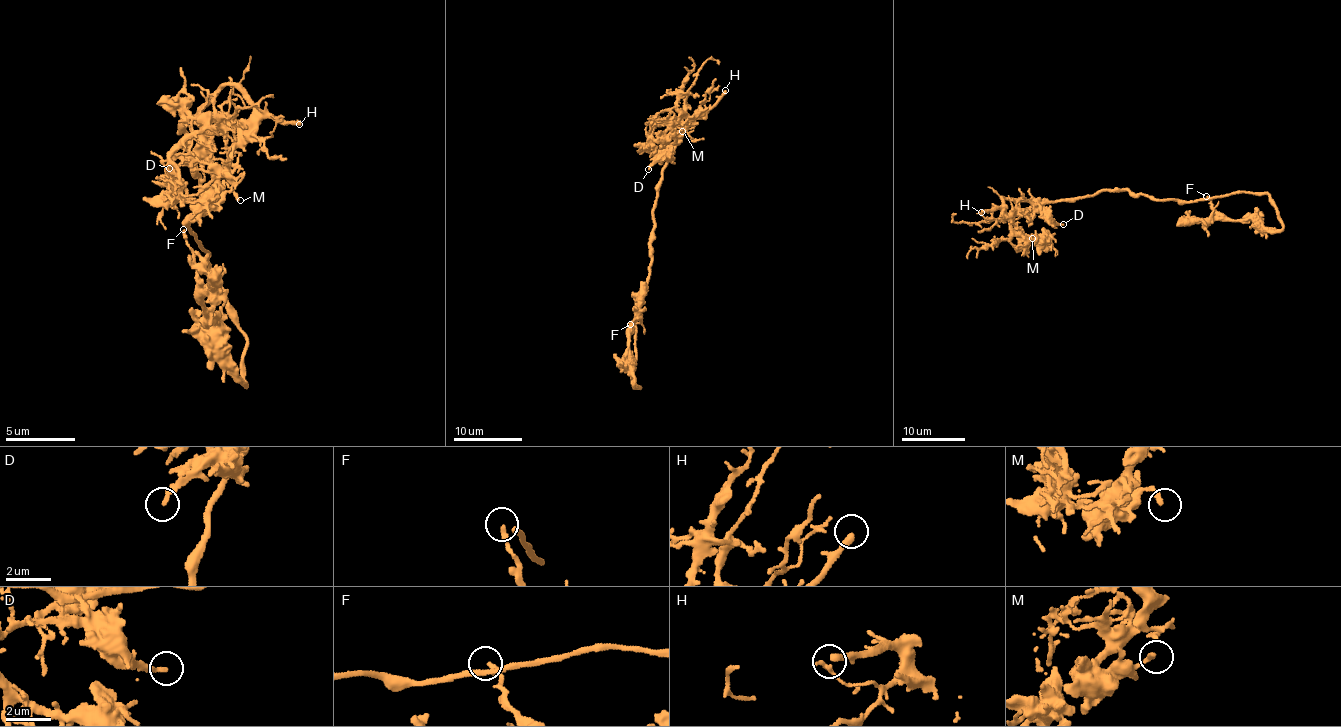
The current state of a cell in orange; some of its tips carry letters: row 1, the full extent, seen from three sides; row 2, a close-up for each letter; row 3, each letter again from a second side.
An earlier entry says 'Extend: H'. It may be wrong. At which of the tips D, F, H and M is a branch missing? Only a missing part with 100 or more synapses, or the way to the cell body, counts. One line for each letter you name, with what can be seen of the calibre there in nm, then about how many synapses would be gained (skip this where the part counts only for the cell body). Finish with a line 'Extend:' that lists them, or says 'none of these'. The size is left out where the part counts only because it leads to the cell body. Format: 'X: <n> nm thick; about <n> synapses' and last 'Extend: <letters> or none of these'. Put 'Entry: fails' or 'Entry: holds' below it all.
H: 280 nm thick
Extend: H
Entry: holds

